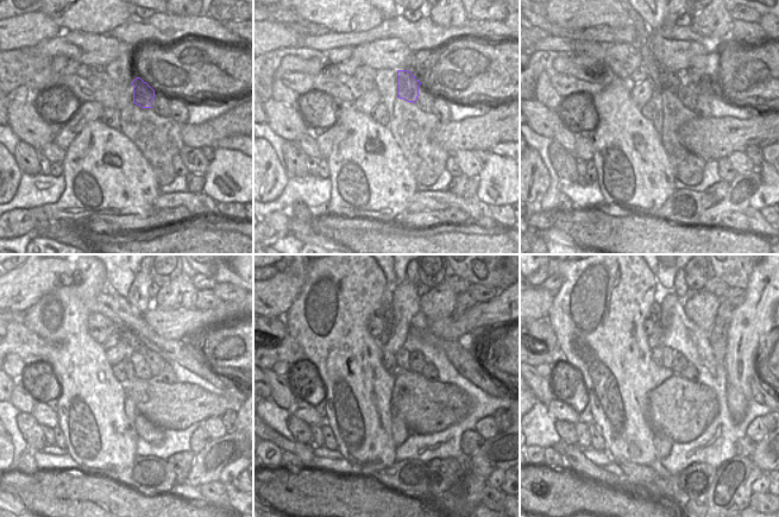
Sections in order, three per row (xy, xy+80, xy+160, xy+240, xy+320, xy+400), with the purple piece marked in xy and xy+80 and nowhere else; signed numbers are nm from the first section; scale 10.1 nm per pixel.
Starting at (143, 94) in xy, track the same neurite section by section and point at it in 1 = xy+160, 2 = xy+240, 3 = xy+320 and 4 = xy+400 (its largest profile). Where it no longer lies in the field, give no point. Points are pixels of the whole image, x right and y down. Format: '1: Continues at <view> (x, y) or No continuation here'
1: Continues at xy+160 (672, 81)
2: Continues at xy+240 (130, 336)
3: Continues at xy+320 (388, 319)
4: Continues at xy+400 (655, 309)

